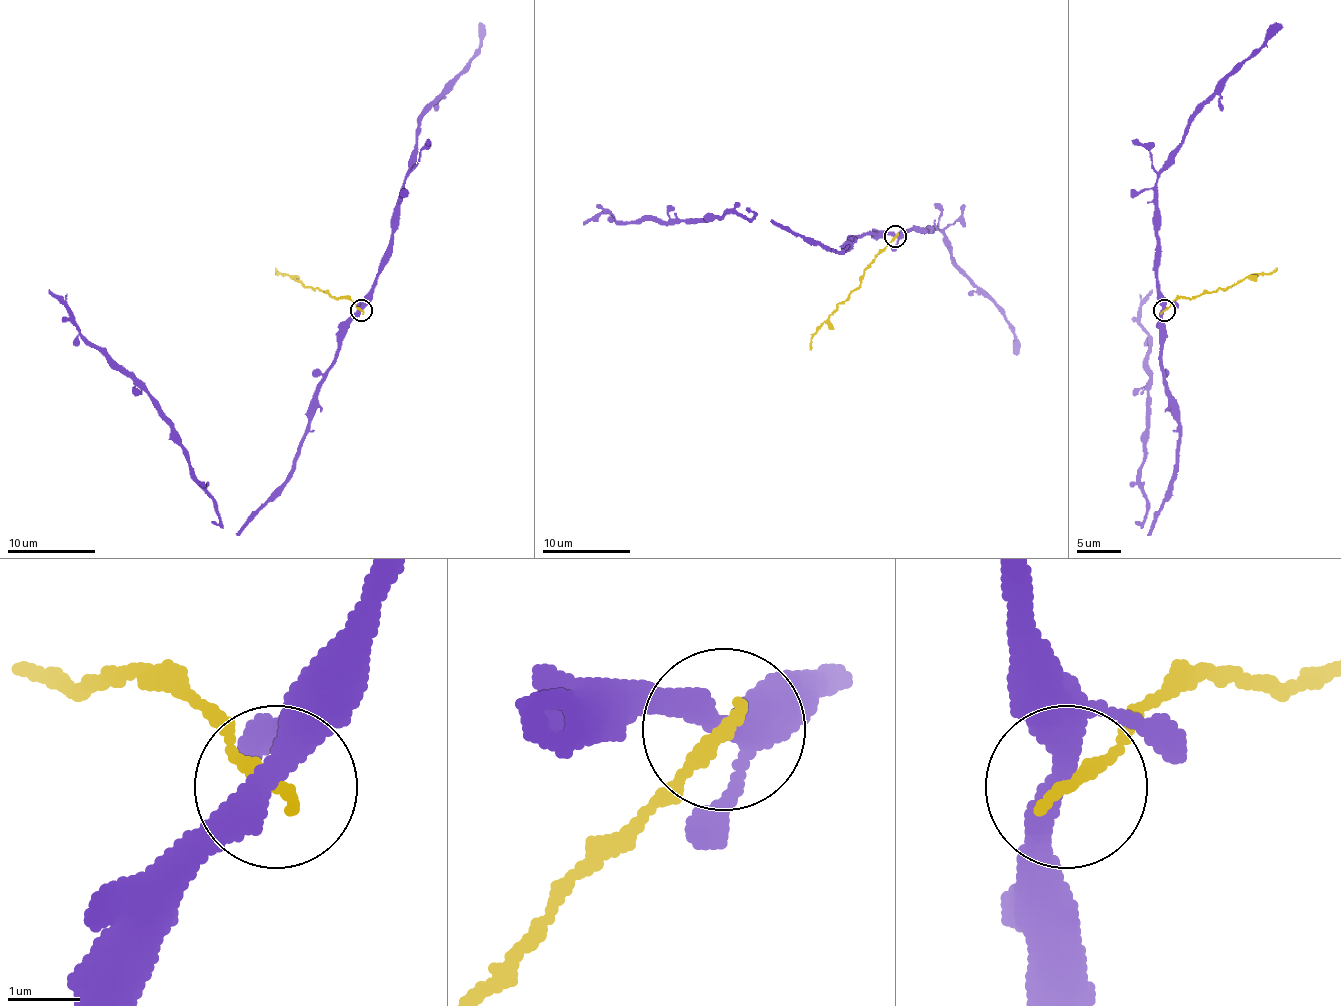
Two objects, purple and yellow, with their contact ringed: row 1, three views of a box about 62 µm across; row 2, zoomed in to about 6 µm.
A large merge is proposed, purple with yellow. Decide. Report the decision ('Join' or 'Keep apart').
Keep apart

